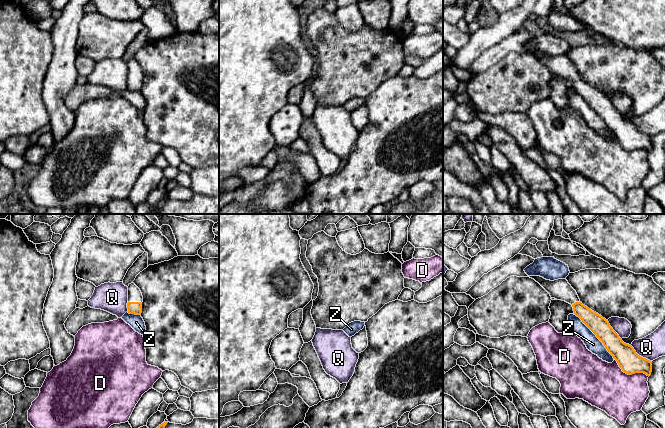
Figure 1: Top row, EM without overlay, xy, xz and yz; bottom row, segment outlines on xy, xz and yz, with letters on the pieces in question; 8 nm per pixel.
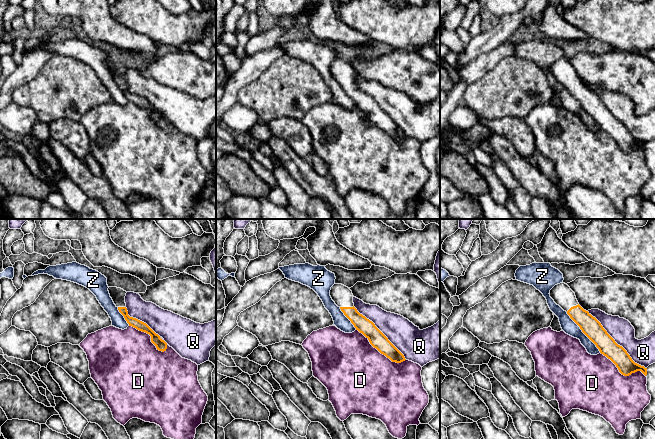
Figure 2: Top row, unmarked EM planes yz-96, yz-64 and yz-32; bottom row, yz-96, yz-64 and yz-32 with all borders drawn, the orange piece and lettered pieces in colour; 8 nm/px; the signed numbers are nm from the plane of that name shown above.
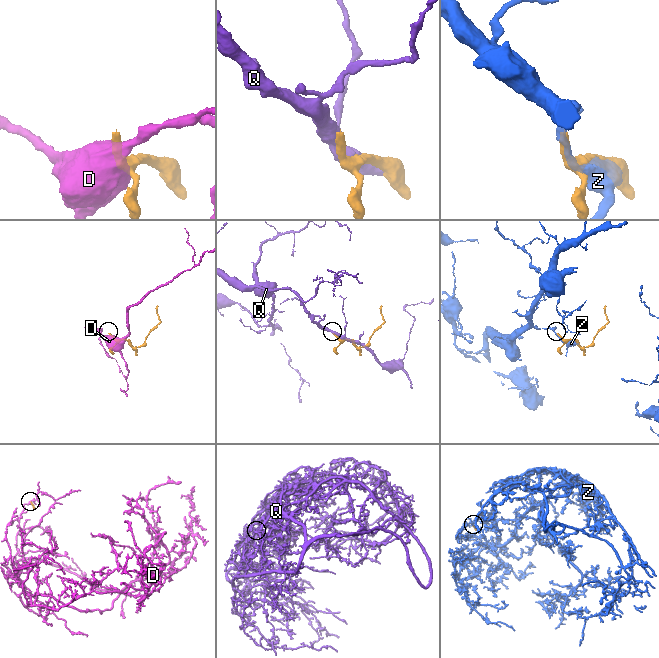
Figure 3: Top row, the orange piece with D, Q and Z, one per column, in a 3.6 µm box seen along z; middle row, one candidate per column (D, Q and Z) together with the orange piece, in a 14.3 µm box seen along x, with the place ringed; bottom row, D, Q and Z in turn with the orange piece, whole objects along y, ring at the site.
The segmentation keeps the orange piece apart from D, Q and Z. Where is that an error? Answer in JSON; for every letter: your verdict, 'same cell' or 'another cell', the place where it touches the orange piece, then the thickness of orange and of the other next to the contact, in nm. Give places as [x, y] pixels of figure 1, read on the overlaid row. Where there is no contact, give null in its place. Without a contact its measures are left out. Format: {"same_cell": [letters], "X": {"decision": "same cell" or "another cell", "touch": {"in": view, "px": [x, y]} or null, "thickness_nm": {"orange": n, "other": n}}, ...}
{"same_cell": [], "D": {"decision": "another cell", "touch": {"in": "yz", "px": [629, 374]}, "thickness_nm": {"orange": 180, "other": 380}}, "Q": {"decision": "another cell", "touch": {"in": "yz", "px": [640, 356]}, "thickness_nm": {"orange": 180, "other": 200}}, "Z": {"decision": "another cell", "touch": {"in": "yz", "px": [596, 336]}, "thickness_nm": {"orange": 160, "other": 120}}}

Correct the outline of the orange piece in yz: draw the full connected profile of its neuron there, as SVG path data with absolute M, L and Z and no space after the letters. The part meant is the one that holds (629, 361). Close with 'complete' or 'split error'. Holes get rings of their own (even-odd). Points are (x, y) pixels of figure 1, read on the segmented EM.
M515 255L499 267L484 274L466 294L476 300L487 295L492 289L511 276L530 277L538 282L550 294L551 298L562 300L572 305L574 314L603 343L624 373L628 375L635 373L651 375L652 362L639 356L631 345L624 343L605 318L583 305L576 291L566 279L550 281L540 276L528 276L524 269L532 264L534 260L527 255Z; split error

